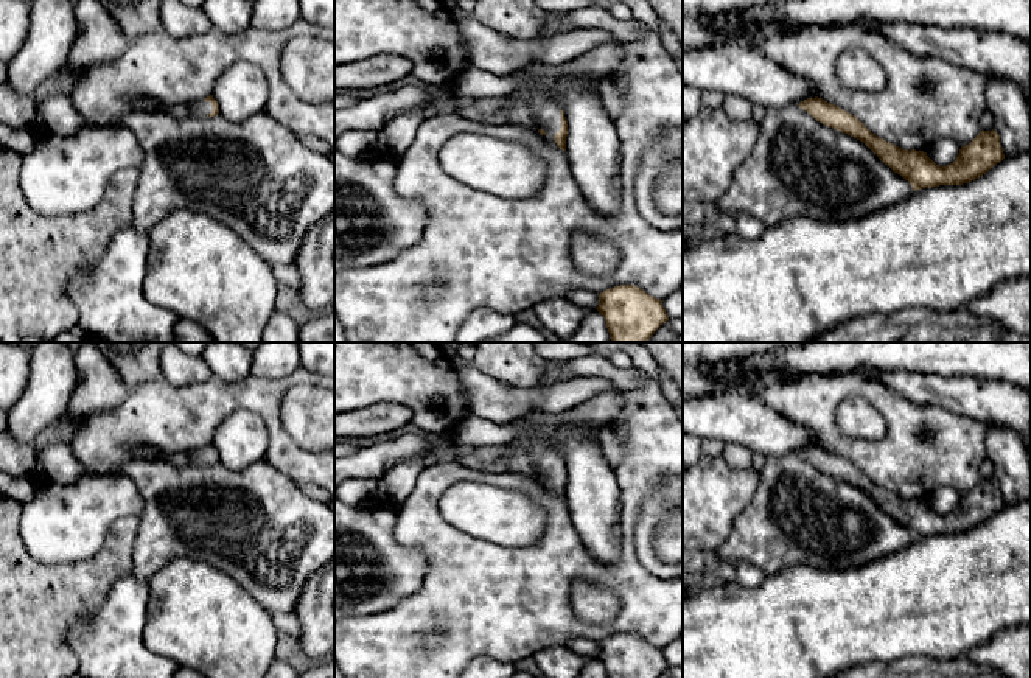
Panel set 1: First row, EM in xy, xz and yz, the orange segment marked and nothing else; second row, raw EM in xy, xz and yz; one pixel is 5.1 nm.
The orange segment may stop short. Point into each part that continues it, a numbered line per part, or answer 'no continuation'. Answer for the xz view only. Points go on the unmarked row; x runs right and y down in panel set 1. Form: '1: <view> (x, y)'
1: xz (529, 454)

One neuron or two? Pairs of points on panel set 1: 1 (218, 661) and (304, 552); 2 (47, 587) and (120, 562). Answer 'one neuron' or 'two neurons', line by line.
1: two neurons
2: one neuron

